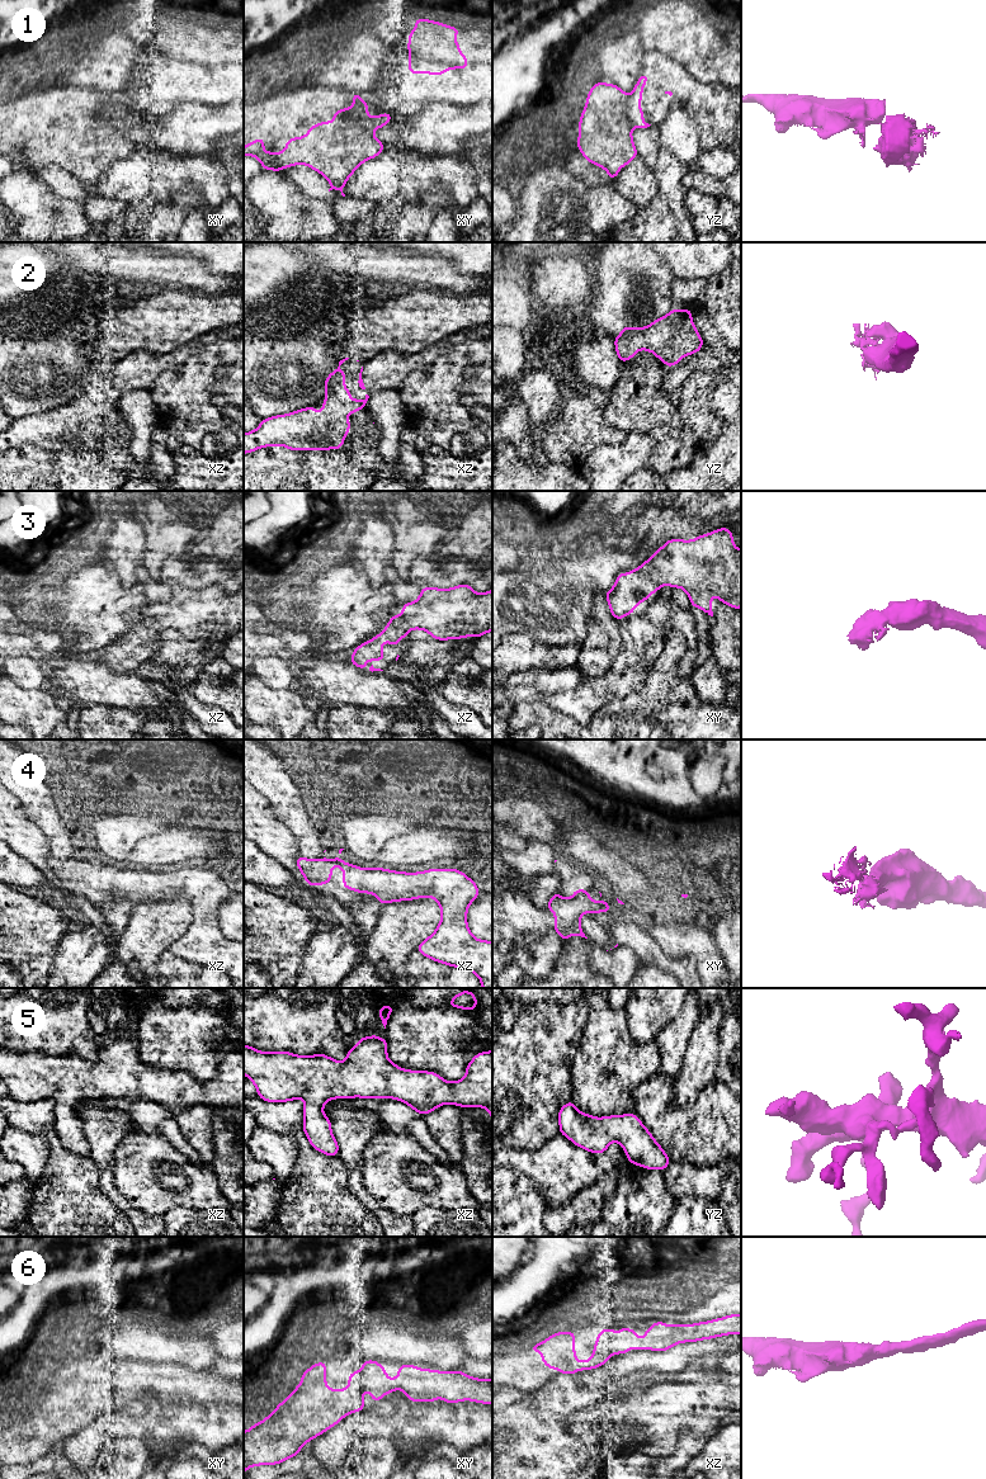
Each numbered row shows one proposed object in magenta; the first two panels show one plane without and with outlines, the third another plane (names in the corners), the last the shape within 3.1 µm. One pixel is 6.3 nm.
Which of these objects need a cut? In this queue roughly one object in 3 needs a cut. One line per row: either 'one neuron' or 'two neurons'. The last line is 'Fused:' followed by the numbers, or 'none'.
1: two neurons
2: one neuron
3: one neuron
4: one neuron
5: one neuron
6: one neuron
Fused: 1

